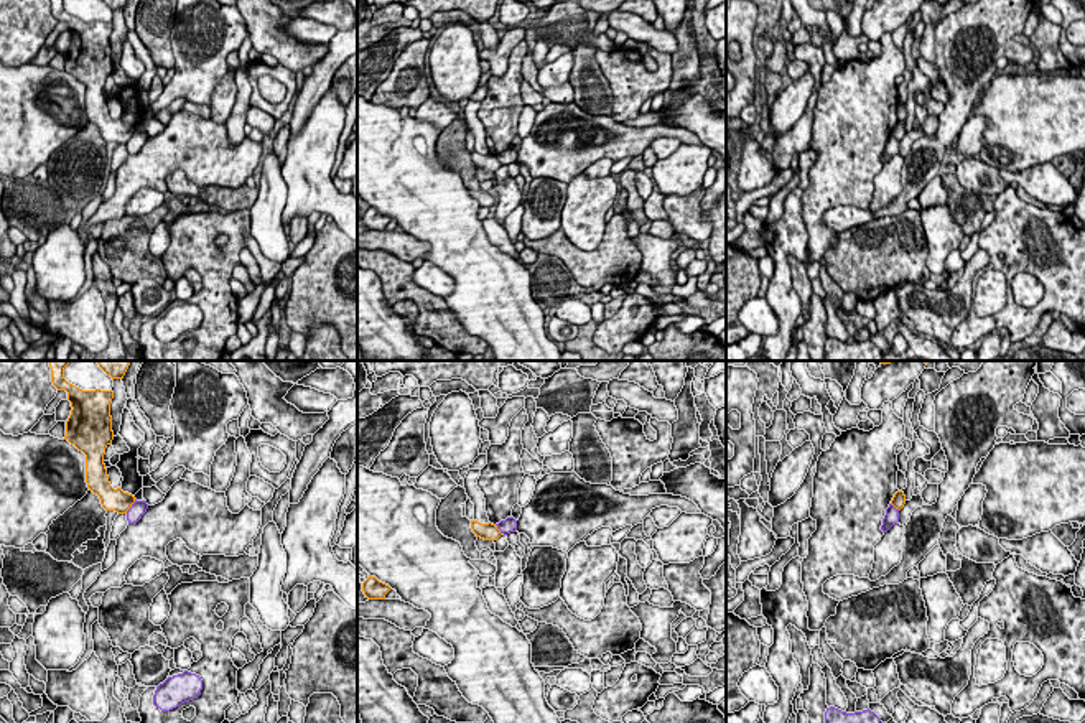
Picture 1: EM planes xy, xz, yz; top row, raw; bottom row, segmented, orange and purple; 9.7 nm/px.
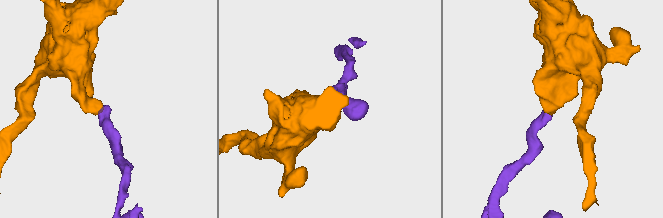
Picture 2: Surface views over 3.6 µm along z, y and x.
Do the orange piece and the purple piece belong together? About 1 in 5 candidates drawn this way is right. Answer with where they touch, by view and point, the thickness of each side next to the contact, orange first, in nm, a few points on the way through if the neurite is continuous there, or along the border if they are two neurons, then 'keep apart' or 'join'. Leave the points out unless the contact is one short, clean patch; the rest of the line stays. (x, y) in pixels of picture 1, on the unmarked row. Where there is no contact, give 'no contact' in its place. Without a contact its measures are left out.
meets orange in xy at (130, 137); 220 nm thick on the orange side, 160 nm on the other; border along xy (135, 130), (125, 144); keep apart

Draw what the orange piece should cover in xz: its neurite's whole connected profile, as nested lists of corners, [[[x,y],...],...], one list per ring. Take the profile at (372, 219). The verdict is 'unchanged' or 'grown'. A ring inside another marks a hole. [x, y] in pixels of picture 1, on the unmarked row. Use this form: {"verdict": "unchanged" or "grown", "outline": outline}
{"verdict": "unchanged", "outline": [[[370,208],[362,214],[362,222],[366,226],[366,229],[369,231],[385,231],[385,226],[390,222],[392,219],[382,212],[379,212],[375,208]]]}

